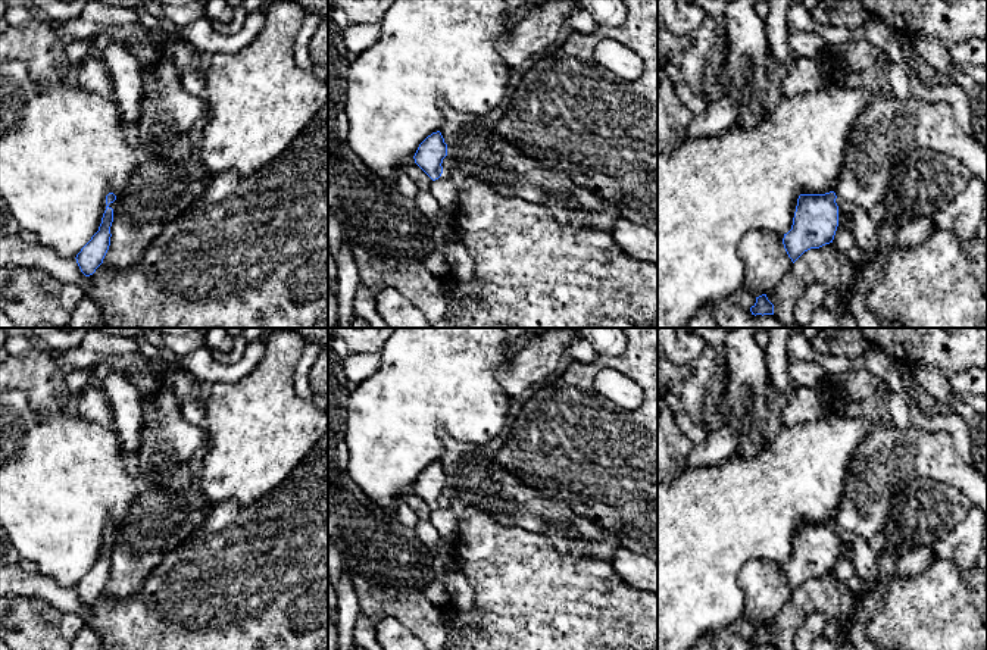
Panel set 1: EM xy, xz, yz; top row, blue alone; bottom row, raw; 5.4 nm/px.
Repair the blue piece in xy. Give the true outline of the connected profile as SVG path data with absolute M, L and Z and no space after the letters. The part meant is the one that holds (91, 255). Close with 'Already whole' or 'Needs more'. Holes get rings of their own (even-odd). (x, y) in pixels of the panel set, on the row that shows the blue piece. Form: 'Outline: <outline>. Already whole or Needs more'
Outline: M113 193L106 196L106 210L101 218L99 231L91 237L91 240L81 249L76 254L76 263L85 276L90 276L103 263L103 259L110 246L110 226L113 222L113 209L109 206L116 200Z. Already whole

